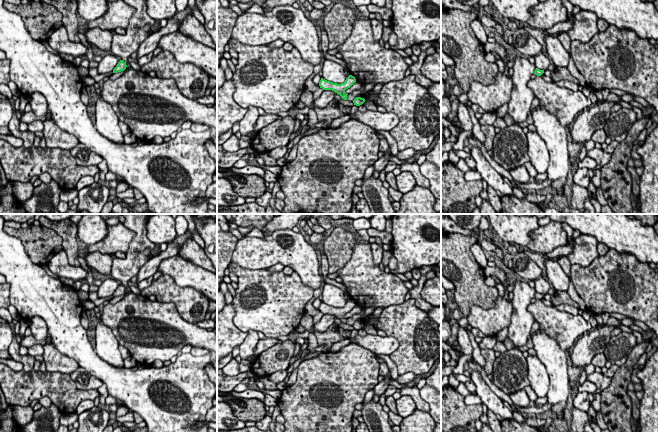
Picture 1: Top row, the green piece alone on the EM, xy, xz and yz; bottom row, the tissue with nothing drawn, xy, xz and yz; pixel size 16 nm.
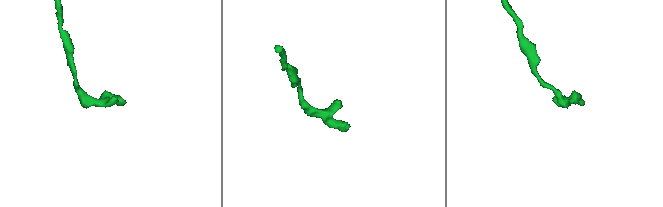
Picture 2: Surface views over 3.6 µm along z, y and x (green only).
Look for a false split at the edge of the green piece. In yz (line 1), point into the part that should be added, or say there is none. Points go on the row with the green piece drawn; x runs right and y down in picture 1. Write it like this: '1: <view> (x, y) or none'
1: none

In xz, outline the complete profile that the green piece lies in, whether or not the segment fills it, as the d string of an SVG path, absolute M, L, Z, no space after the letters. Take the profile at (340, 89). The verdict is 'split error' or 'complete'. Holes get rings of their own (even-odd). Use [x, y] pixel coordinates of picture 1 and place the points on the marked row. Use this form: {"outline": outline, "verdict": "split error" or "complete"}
{"outline": "M349 75L346 78L345 82L341 84L333 83L321 78L319 82L319 86L323 90L332 90L338 95L340 95L342 99L347 100L348 94L345 93L345 90L350 88L355 82L356 82L356 79L352 75Z", "verdict": "complete"}

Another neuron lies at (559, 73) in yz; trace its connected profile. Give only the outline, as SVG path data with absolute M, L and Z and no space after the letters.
M555 66L554 70L551 71L551 78L553 82L558 82L561 80L568 80L577 85L580 85L579 81L570 73L567 67Z

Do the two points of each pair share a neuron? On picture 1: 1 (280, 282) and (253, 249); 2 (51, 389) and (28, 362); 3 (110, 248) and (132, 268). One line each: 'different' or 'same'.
1: different
2: different
3: different

